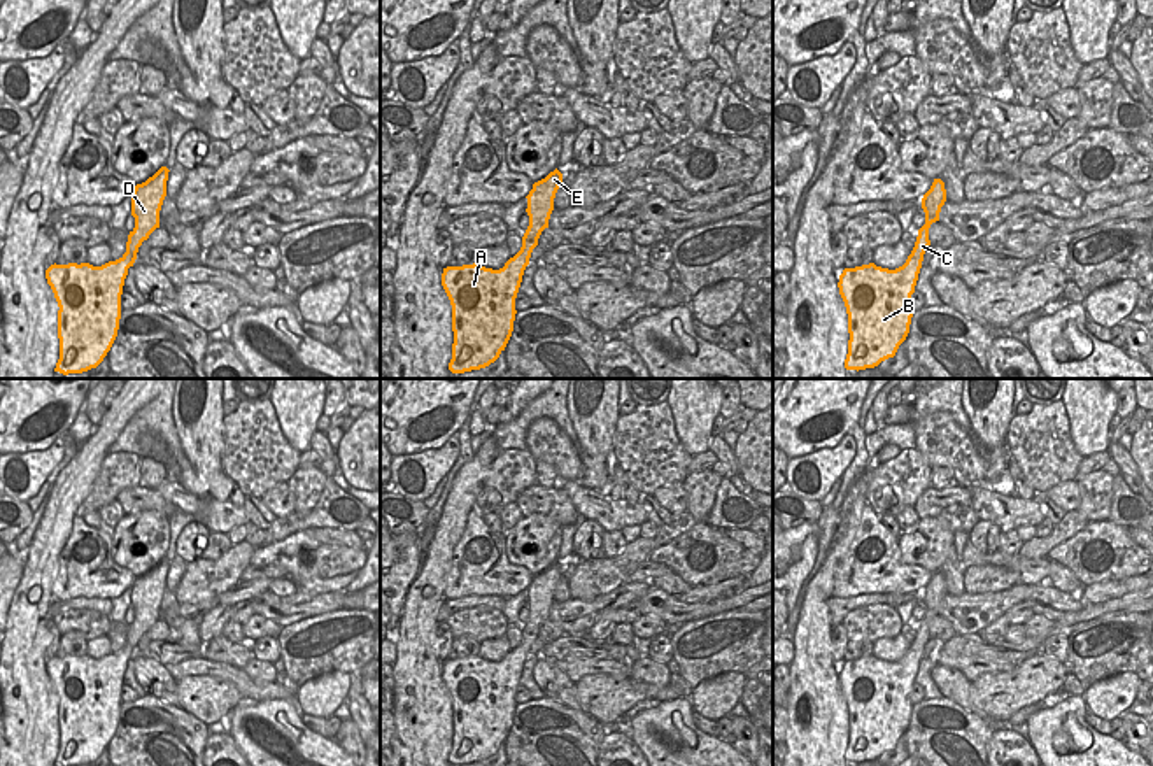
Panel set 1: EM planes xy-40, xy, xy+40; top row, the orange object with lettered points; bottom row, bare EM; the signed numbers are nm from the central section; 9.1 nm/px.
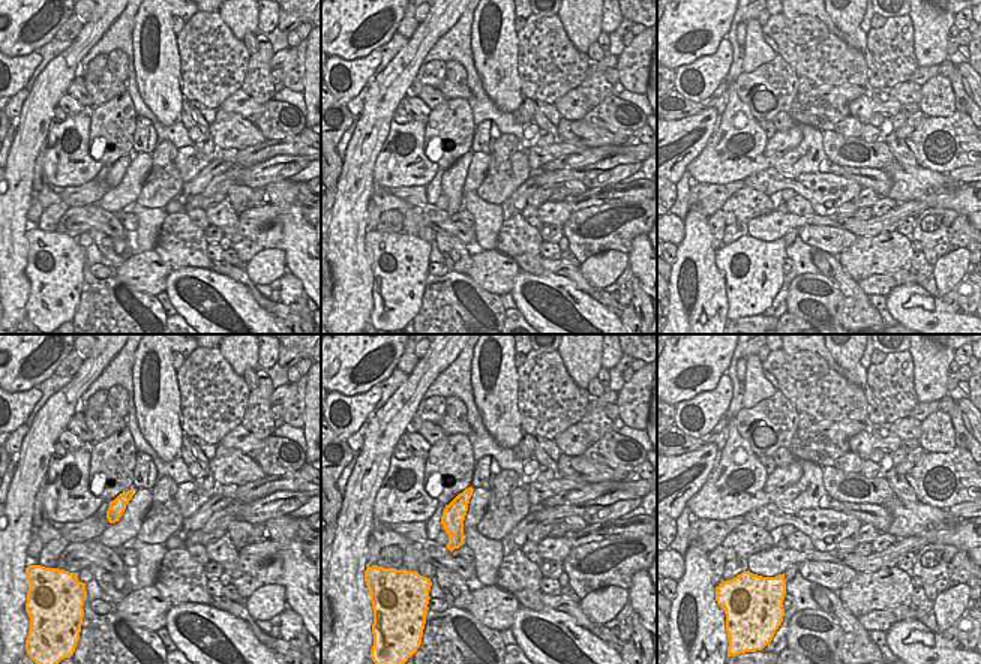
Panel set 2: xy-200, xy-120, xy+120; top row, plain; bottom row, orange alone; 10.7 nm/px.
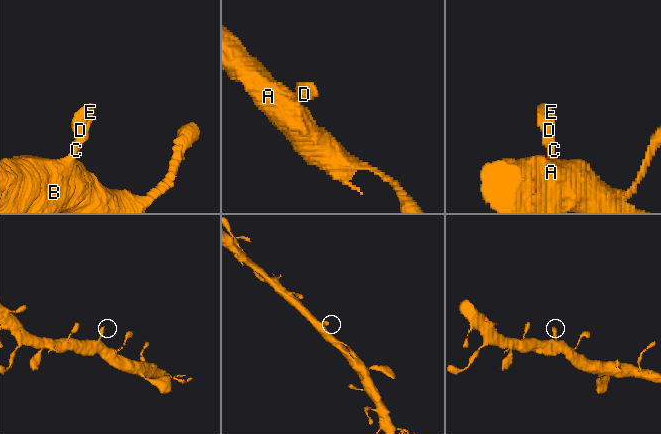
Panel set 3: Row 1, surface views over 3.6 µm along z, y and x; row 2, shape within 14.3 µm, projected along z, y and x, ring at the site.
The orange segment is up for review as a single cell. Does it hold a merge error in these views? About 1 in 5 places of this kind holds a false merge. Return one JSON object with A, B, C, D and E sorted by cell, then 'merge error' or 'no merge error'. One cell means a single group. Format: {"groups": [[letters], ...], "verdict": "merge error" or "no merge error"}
{"groups": [["A", "B", "C", "D", "E"]], "verdict": "no merge error"}

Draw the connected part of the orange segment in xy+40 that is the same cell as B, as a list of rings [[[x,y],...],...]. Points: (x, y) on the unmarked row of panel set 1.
[[[934,571],[922,591],[925,617],[906,656],[895,663],[874,656],[845,661],[839,668],[839,687],[848,706],[848,747],[846,762],[874,761],[894,750],[899,738],[909,726],[913,703],[911,687],[918,673],[923,647],[930,638],[929,621],[939,614],[941,599],[946,594],[946,582],[941,571]]]

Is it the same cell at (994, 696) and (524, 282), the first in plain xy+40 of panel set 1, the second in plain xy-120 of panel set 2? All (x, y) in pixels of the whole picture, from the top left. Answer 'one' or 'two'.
two

